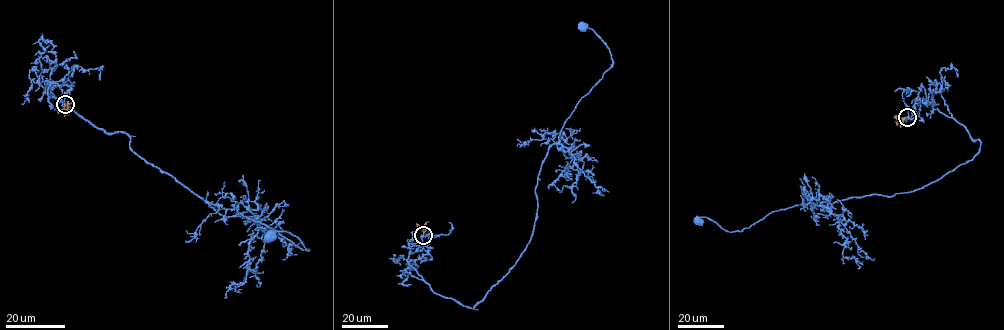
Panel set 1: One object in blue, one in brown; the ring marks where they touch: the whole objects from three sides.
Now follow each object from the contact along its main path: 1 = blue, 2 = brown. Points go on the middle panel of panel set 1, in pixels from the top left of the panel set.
1: (423, 235), (407, 261), (466, 306), (515, 264), (547, 149), (612, 65), (583, 26)
2: (423, 235), (425, 229), (416, 223)

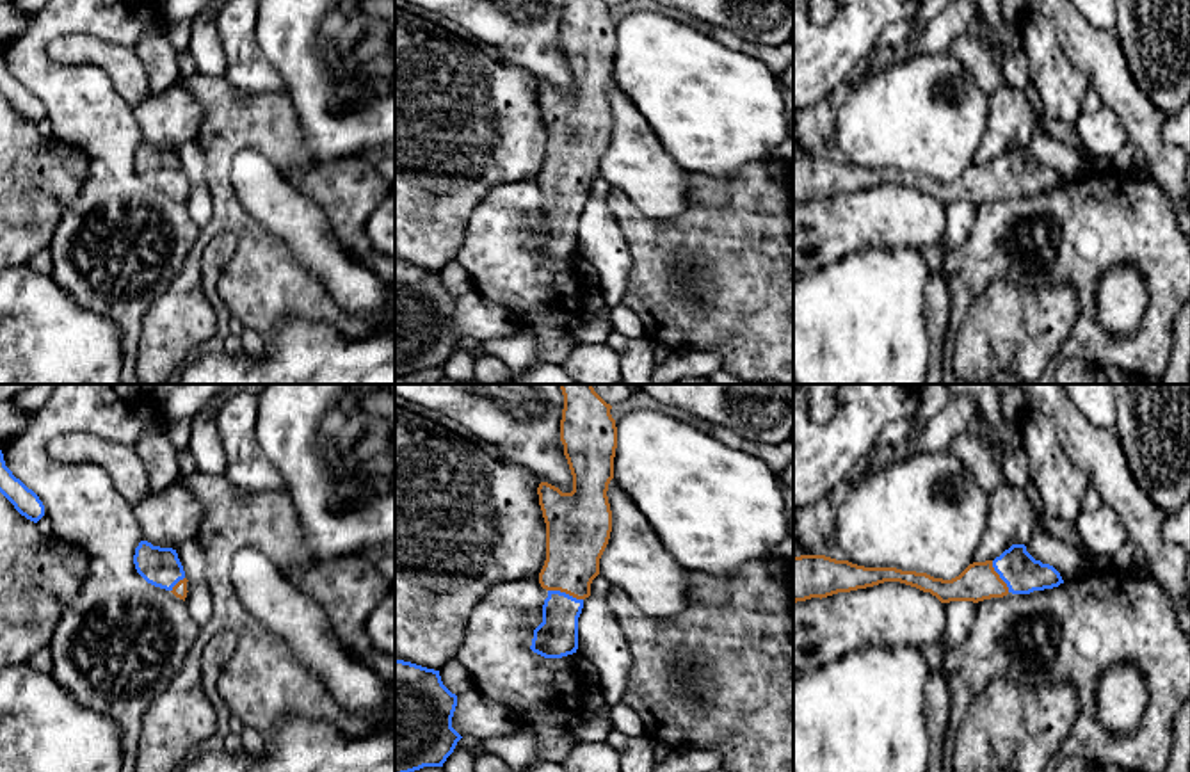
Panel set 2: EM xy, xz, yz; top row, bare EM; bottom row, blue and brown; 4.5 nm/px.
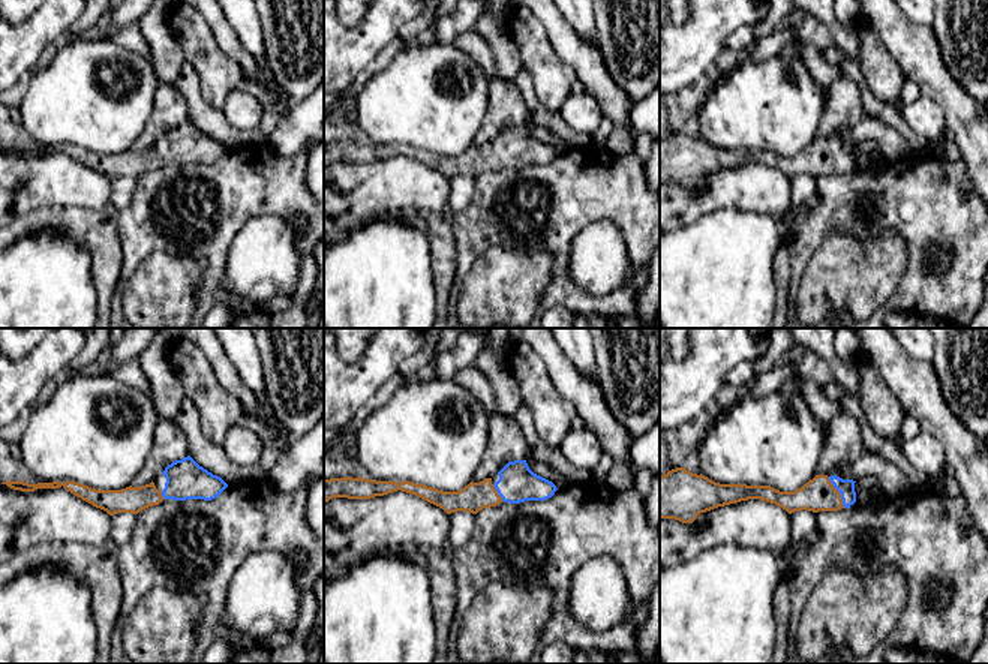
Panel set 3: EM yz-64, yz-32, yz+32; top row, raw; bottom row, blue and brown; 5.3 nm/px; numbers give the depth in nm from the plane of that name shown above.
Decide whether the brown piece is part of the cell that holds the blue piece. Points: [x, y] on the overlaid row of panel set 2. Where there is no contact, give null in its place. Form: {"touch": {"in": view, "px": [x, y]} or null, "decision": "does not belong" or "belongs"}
{"touch": {"in": "xz", "px": [564, 593]}, "decision": "belongs"}

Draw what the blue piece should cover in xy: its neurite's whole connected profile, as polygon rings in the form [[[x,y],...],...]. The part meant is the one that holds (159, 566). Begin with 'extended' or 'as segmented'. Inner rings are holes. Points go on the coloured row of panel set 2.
extended; [[[141,541],[135,548],[133,564],[148,583],[171,591],[176,598],[185,601],[189,580],[185,578],[176,550]]]

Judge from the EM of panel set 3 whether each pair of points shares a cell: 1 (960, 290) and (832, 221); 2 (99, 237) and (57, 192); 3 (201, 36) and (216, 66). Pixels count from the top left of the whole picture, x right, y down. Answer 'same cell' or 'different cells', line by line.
1: same cell
2: different cells
3: same cell

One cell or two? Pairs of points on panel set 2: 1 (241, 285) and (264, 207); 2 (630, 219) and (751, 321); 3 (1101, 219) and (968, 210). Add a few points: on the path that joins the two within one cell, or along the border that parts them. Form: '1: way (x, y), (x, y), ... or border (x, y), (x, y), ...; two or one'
1: border (233, 189), (239, 203), (290, 249); two
2: way (660, 249), (673, 260), (696, 262), (724, 290); one
3: border (977, 205), (973, 228), (956, 248); two

